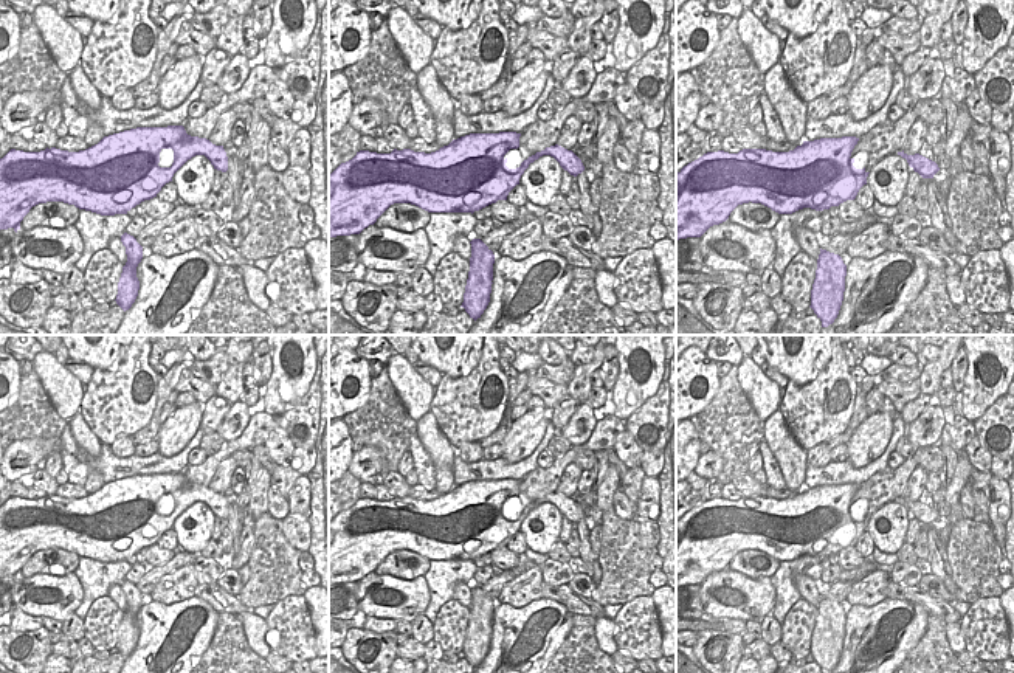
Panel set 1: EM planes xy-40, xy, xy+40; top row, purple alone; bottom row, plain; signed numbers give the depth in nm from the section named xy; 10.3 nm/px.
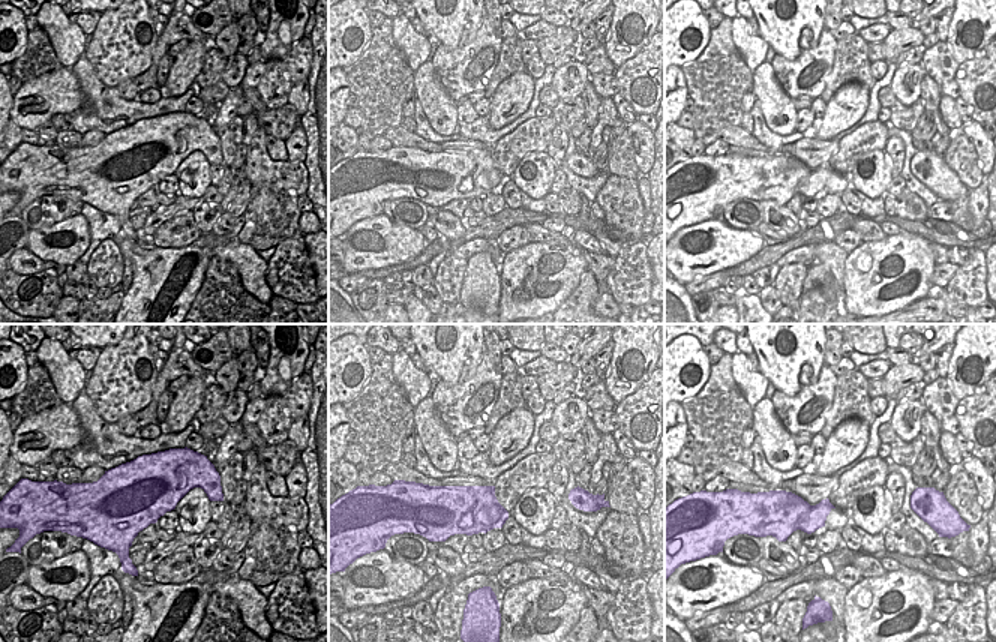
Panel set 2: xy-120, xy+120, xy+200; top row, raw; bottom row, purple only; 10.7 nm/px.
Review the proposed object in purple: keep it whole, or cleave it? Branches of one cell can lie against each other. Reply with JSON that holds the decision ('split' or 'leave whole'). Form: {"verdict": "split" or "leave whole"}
{"verdict": "leave whole"}

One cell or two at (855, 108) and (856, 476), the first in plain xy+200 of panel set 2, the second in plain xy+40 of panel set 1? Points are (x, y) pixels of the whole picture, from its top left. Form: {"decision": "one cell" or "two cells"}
{"decision": "two cells"}

